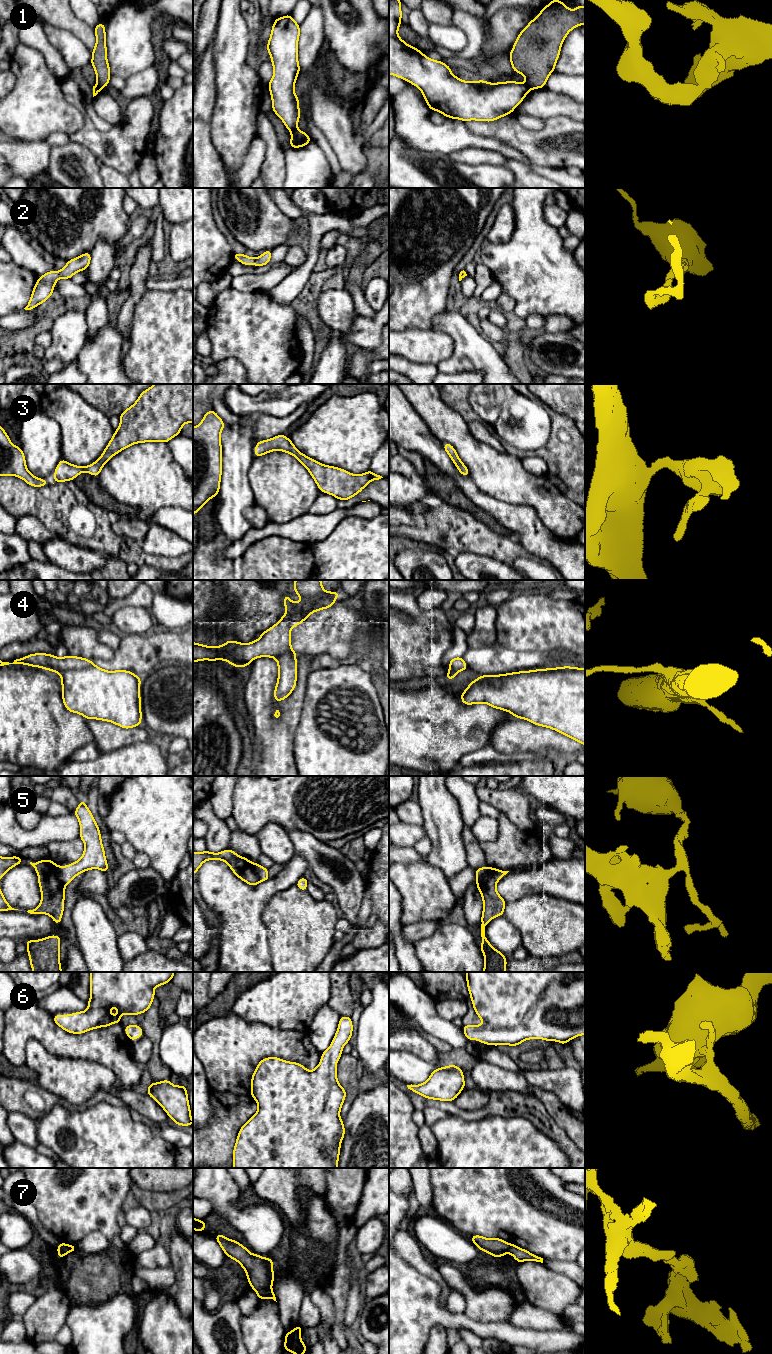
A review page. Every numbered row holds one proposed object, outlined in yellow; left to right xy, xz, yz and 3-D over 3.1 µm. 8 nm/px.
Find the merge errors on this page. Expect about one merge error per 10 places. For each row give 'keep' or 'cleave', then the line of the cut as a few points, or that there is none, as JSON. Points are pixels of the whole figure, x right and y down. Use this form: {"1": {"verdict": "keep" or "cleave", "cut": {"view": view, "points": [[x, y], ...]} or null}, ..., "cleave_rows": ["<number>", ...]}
{"1": {"verdict": "cleave", "cut": {"view": "yz", "points": [[525, 83], [529, 89]]}}, "2": {"verdict": "keep", "cut": null}, "3": {"verdict": "keep", "cut": null}, "4": {"verdict": "keep", "cut": null}, "5": {"verdict": "cleave", "cut": {"view": "yz", "points": [[488, 867], [490, 875], [484, 880], [476, 881]]}}, "6": {"verdict": "keep", "cut": null}, "7": {"verdict": "keep", "cut": null}, "cleave_rows": ["1", "5"]}

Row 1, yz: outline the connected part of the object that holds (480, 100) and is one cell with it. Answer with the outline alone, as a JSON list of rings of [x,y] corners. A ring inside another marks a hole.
[[[389,0],[389,75],[407,80],[419,88],[430,110],[464,122],[469,120],[491,122],[513,113],[528,94],[528,86],[521,82],[463,81],[454,76],[448,65],[426,57],[422,51],[408,45],[398,36],[398,28],[402,24],[401,17],[401,1]]]

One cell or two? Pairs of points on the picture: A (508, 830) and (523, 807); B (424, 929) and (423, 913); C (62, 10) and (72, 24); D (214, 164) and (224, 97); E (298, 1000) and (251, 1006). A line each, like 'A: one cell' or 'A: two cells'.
A: two cells
B: two cells
C: one cell
D: two cells
E: one cell

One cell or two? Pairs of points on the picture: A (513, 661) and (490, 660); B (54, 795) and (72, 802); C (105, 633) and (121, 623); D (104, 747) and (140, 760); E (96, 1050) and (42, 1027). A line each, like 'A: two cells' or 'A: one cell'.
A: one cell
B: one cell
C: two cells
D: two cells
E: one cell

